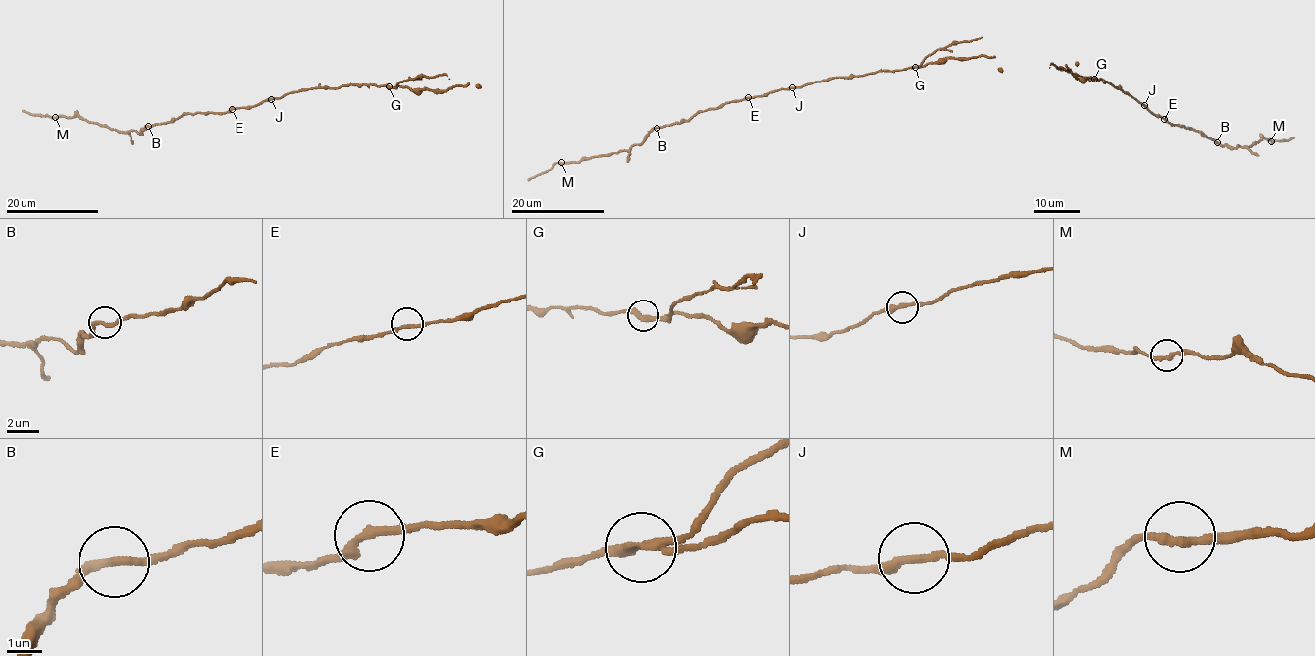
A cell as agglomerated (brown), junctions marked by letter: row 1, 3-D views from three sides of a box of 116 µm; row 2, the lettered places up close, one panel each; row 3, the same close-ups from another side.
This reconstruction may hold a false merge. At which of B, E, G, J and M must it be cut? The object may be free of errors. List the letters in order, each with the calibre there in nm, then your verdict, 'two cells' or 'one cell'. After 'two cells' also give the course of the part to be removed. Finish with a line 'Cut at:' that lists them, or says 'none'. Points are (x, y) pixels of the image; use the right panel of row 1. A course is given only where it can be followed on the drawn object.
B: 240 nm | one cell
E: 240 nm | one cell
G: 260 nm | two cells | (1094, 79), (1051, 63), (1050, 67)
J: 260 nm | one cell
M: 240 nm | one cell
Cut at: G

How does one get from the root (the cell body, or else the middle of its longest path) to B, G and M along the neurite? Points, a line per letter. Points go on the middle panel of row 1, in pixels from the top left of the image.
B: (755, 96), (697, 112), (678, 123), (657, 128)
G: (755, 96), (833, 78), (914, 67)
M: (755, 96), (655, 128), (627, 150), (561, 162)

